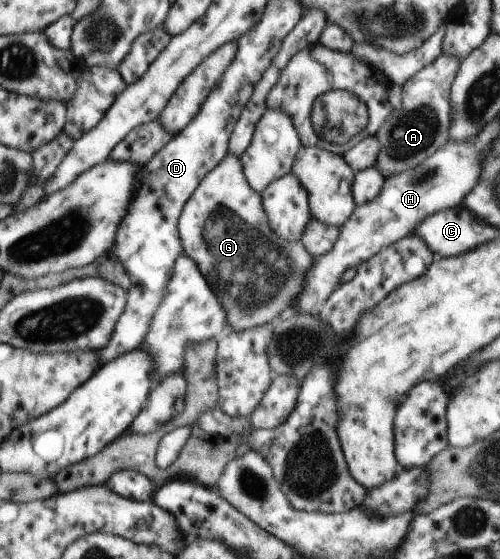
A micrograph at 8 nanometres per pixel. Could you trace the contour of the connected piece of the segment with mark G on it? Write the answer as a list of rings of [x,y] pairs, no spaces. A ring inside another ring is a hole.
[[[229,152],[219,162],[219,166],[215,166],[215,170],[207,174],[207,182],[203,182],[203,186],[199,186],[199,190],[194,192],[195,198],[191,198],[187,204],[180,222],[185,254],[198,264],[200,270],[203,268],[203,276],[209,280],[211,286],[215,286],[215,290],[219,290],[216,295],[228,312],[228,324],[233,326],[233,331],[267,325],[288,315],[293,310],[292,300],[302,287],[302,279],[315,259],[306,252],[300,240],[283,243],[270,230],[269,219],[266,212],[263,212],[261,196],[250,186],[241,158]]]

